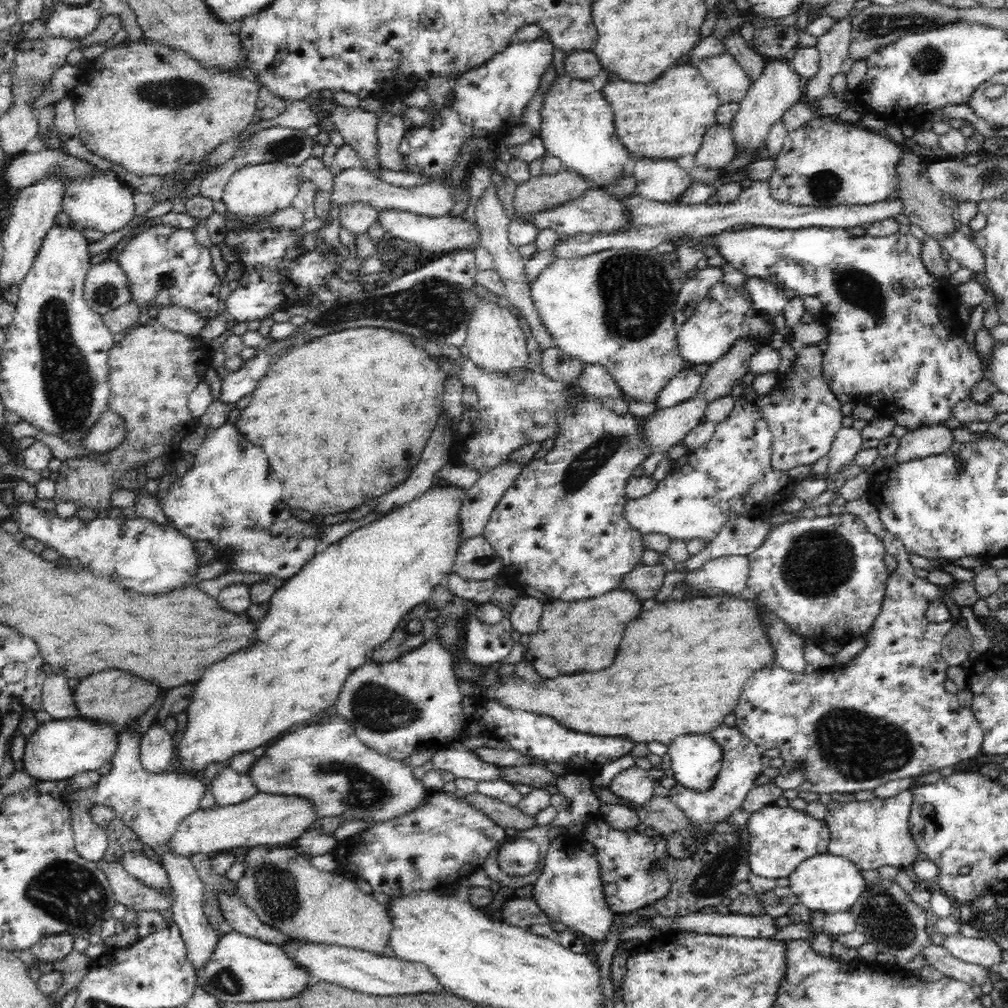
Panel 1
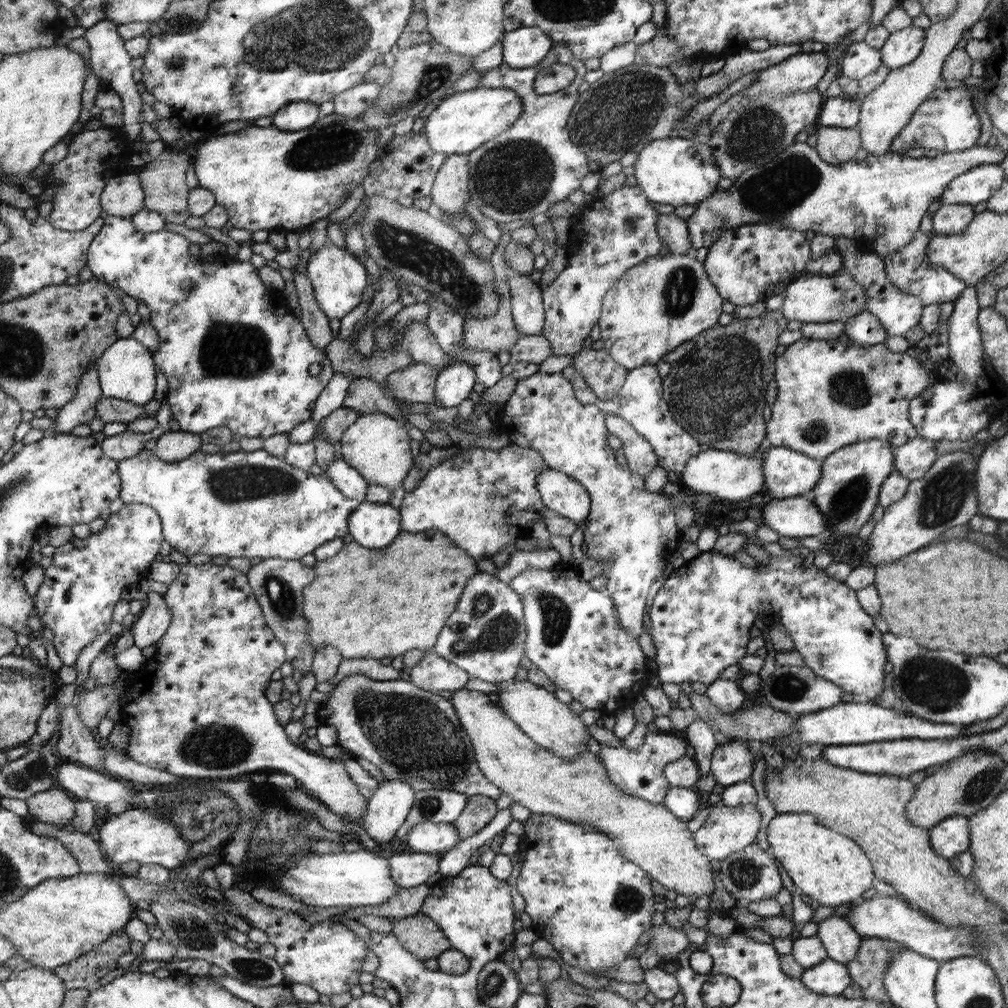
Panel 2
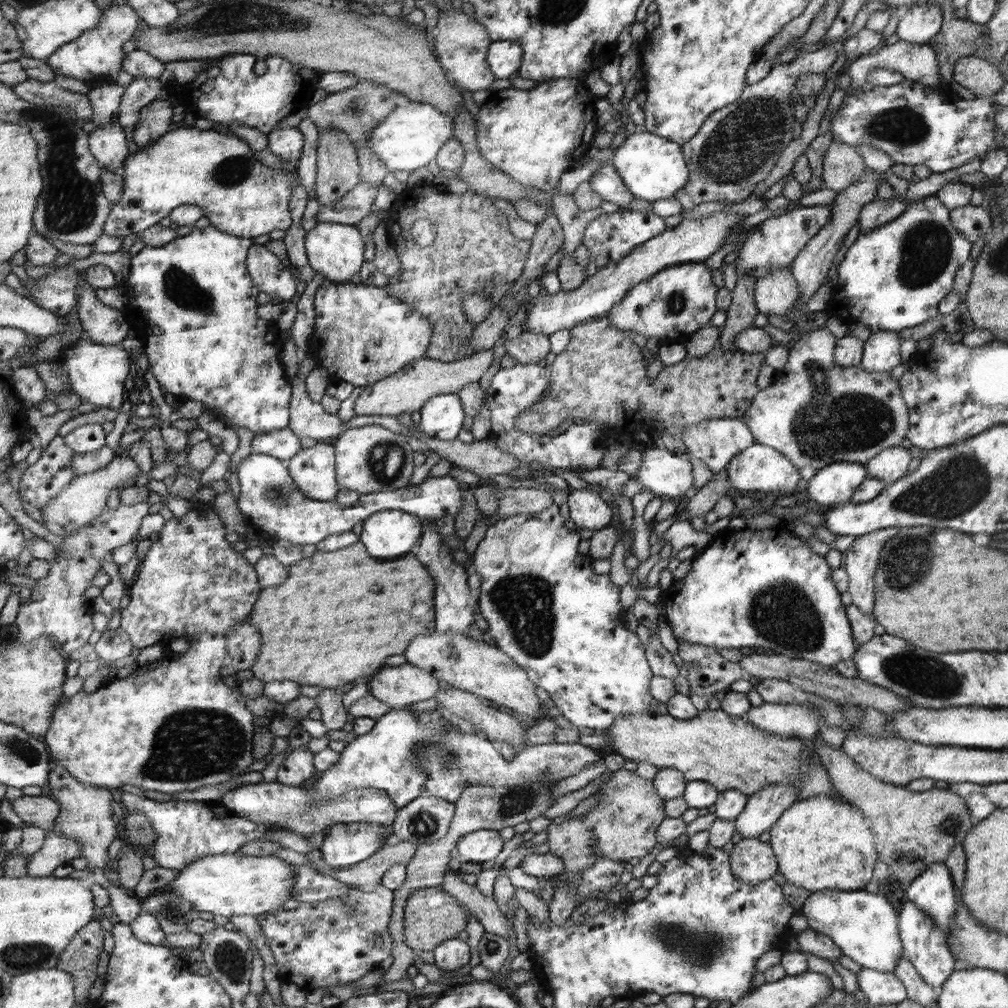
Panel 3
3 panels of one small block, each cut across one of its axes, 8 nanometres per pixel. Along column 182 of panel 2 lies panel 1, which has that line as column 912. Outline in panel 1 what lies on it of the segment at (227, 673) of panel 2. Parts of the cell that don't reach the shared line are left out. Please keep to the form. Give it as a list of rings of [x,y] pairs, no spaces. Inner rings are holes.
[[[866,495],[862,496],[862,498],[846,502],[846,504],[842,506],[842,510],[848,514],[858,516],[860,520],[864,520],[866,525],[868,525],[868,531],[878,535],[882,539],[886,552],[895,556],[898,560],[898,564],[895,571],[891,573],[887,580],[883,606],[880,609],[879,615],[876,617],[876,622],[872,625],[872,628],[862,636],[866,642],[866,646],[856,658],[853,657],[848,663],[834,665],[820,672],[808,670],[808,672],[804,673],[788,672],[780,668],[779,665],[773,663],[766,665],[765,668],[758,669],[757,672],[754,672],[753,676],[745,682],[744,689],[741,690],[740,700],[737,701],[737,706],[734,710],[734,714],[736,715],[735,728],[740,730],[743,736],[746,736],[753,744],[756,744],[763,750],[774,748],[774,746],[782,750],[784,763],[779,768],[779,774],[772,779],[774,780],[774,784],[776,784],[778,789],[782,792],[785,790],[797,790],[798,793],[855,794],[858,790],[874,791],[874,788],[877,788],[880,784],[884,784],[884,782],[888,782],[888,780],[899,780],[904,777],[913,777],[917,780],[918,775],[924,774],[924,772],[930,773],[932,770],[940,770],[941,768],[950,767],[952,764],[958,764],[958,762],[962,762],[962,760],[974,758],[982,748],[984,732],[981,725],[977,723],[977,719],[973,716],[971,710],[963,709],[958,703],[957,696],[949,695],[945,688],[945,683],[948,679],[948,668],[951,665],[948,664],[944,656],[942,656],[942,644],[944,643],[946,634],[950,632],[950,628],[954,626],[956,621],[947,620],[943,623],[935,623],[926,619],[926,608],[930,606],[930,602],[938,601],[940,596],[948,596],[950,592],[960,584],[960,581],[954,579],[951,584],[940,587],[936,584],[932,584],[932,582],[929,582],[926,578],[916,577],[914,574],[915,567],[909,562],[909,553],[904,548],[902,542],[894,538],[893,534],[884,528],[878,511],[873,507],[873,504],[870,504]]]

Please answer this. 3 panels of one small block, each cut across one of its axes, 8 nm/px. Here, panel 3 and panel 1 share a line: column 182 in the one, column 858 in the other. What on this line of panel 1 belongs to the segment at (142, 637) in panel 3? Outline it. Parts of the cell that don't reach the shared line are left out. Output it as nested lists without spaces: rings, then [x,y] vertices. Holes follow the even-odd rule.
[[[854,514],[808,515],[774,527],[750,554],[747,593],[765,604],[803,639],[811,638],[820,647],[832,638],[864,636],[876,622],[883,606],[887,580],[891,573],[884,563],[886,549],[882,539],[868,531],[868,525]]]

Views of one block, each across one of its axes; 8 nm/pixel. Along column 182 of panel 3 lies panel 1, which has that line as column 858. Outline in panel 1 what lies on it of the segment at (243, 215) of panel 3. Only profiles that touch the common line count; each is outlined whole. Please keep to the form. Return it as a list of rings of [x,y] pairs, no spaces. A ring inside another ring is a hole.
[[[814,117],[786,135],[773,176],[768,179],[771,196],[782,203],[808,207],[882,202],[897,188],[897,161],[908,151],[900,146],[886,133]]]

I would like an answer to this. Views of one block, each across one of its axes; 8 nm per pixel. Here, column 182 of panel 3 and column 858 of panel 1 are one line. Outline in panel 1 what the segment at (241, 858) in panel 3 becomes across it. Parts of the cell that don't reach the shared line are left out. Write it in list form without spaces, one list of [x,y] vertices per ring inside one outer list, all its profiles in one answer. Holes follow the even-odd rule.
[[[828,852],[804,860],[787,877],[790,881],[788,888],[796,898],[800,899],[800,904],[812,911],[820,910],[830,914],[850,911],[868,884],[860,868],[844,856],[836,856]]]

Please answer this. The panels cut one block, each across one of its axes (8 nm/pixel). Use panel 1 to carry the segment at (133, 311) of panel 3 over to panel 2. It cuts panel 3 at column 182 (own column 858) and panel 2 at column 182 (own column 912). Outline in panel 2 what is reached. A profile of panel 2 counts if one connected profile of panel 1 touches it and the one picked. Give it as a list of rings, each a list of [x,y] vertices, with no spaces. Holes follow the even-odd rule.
[[[108,216],[104,221],[104,227],[97,235],[97,239],[90,244],[88,267],[93,272],[94,279],[114,284],[128,296],[132,296],[136,301],[142,301],[150,310],[150,322],[158,330],[160,335],[159,349],[154,353],[154,360],[157,360],[158,370],[164,374],[168,382],[167,394],[164,398],[169,402],[171,414],[175,416],[180,426],[180,431],[186,431],[197,435],[202,434],[216,427],[228,427],[235,435],[250,438],[268,438],[277,434],[288,434],[293,428],[311,418],[314,403],[320,396],[328,381],[335,374],[332,361],[325,355],[325,352],[311,340],[306,332],[305,325],[300,324],[298,318],[286,312],[264,312],[268,308],[270,292],[258,278],[257,268],[250,261],[238,261],[229,258],[221,260],[201,260],[198,256],[190,255],[190,242],[180,234],[174,232],[158,231],[152,233],[142,233],[134,228],[134,223],[130,219]],[[318,362],[323,369],[318,375],[310,375],[308,368]]]

